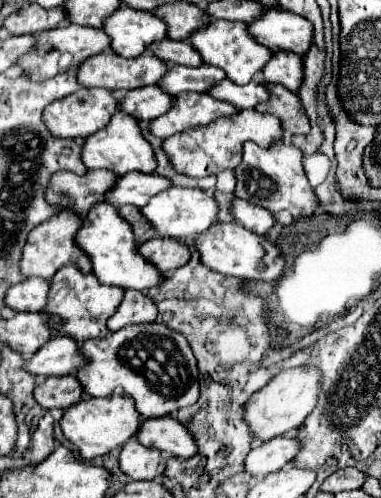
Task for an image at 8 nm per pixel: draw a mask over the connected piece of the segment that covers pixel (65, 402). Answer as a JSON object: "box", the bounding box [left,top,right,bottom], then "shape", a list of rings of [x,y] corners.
{"box":[34,375,84,409],"shape":[[[76,375],[46,377],[42,383],[36,385],[34,397],[46,409],[52,409],[52,407],[68,409],[76,401],[84,399],[84,387],[76,379]]]}

